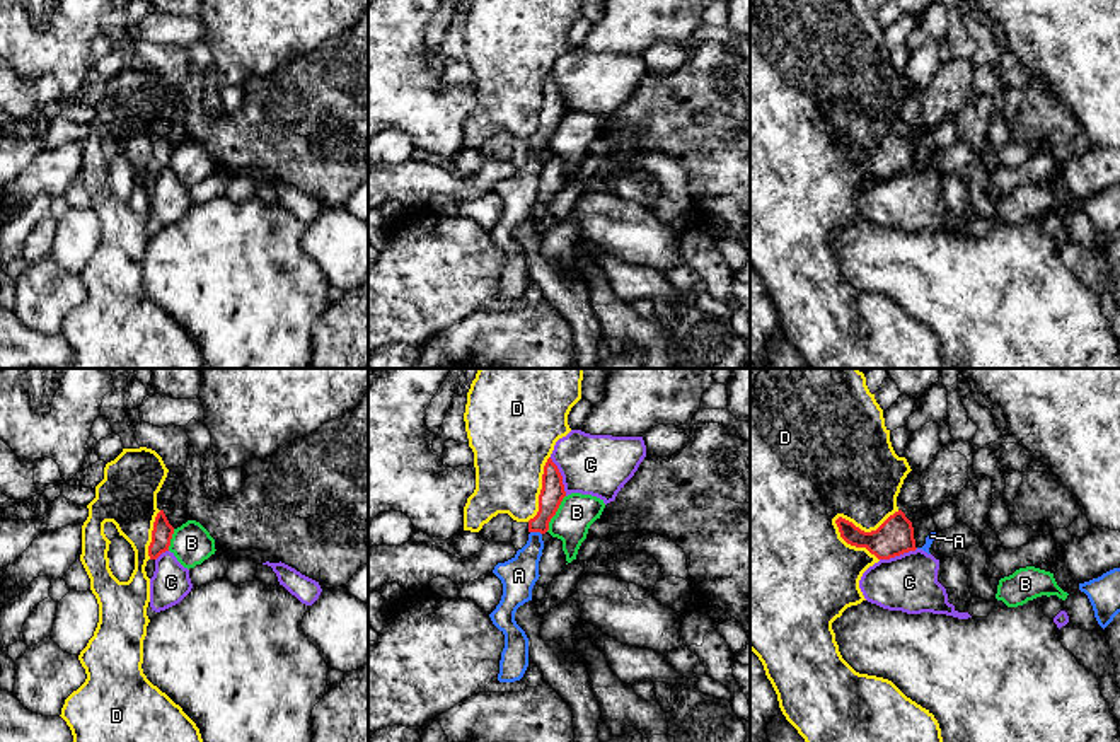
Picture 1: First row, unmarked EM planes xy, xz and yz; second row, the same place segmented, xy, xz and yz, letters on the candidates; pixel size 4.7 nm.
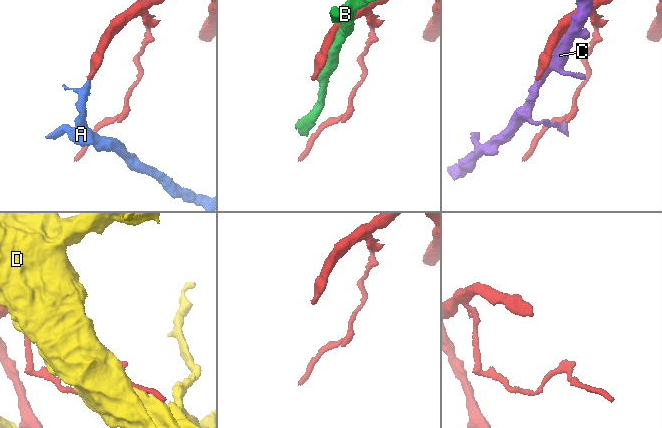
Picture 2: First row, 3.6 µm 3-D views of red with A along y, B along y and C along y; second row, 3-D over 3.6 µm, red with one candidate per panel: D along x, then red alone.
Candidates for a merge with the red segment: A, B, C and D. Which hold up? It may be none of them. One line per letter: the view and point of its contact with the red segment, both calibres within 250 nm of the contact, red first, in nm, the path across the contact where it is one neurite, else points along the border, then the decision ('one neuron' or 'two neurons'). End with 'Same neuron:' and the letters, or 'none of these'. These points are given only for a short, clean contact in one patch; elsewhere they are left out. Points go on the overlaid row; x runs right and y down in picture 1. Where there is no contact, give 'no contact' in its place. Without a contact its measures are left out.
A: xz (536, 531) | 110/170 nm | across xz (553, 492), (548, 510), (536, 531), (536, 544), (519, 575) | one neuron
B: xz (554, 514) | 110/180 nm | two neurons
C: xz (561, 476) | 110/280 nm | two neurons
D: yz (866, 533) | 180/380 nm | two neurons
Same neuron: A

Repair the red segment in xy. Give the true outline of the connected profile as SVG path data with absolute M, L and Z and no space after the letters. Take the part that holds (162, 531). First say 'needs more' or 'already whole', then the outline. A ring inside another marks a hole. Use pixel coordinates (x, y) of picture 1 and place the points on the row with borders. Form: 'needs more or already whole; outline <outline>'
already whole; outline M160 510L153 522L152 542L148 546L150 559L157 559L162 553L169 551L174 527L169 524L164 510Z

